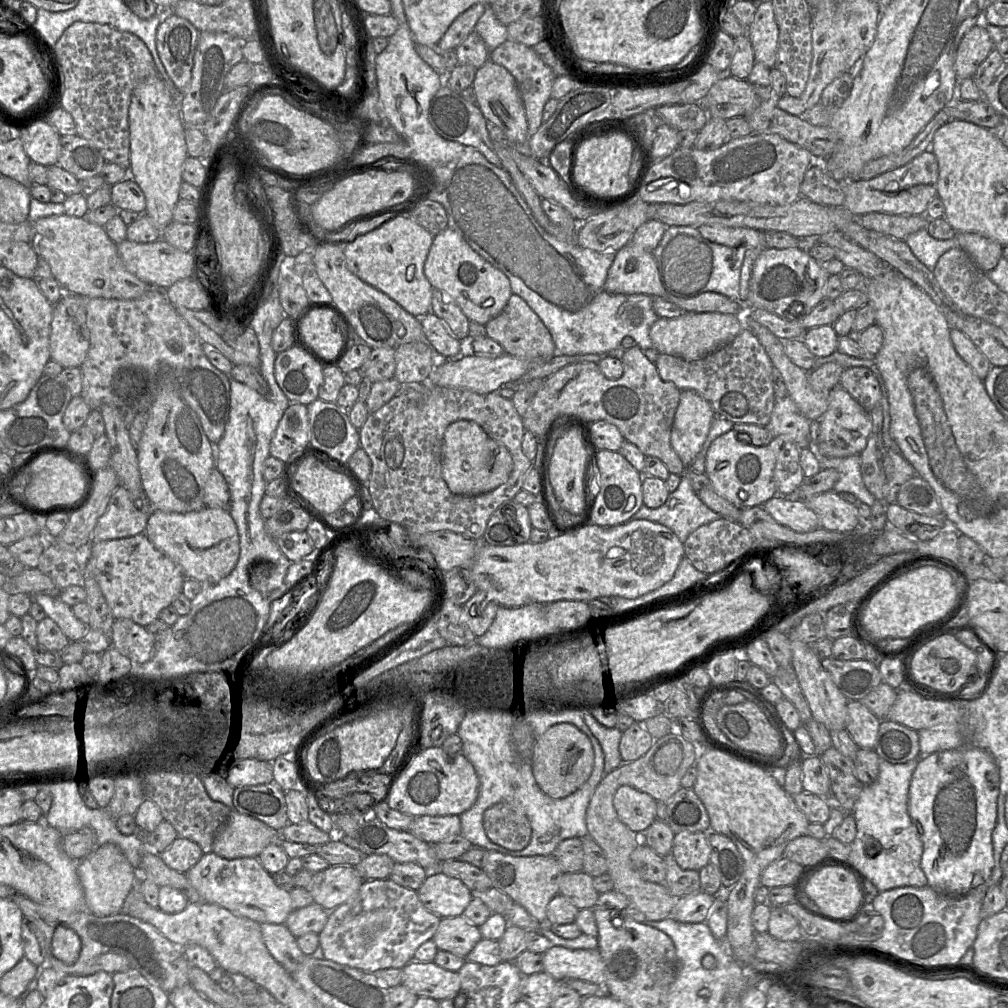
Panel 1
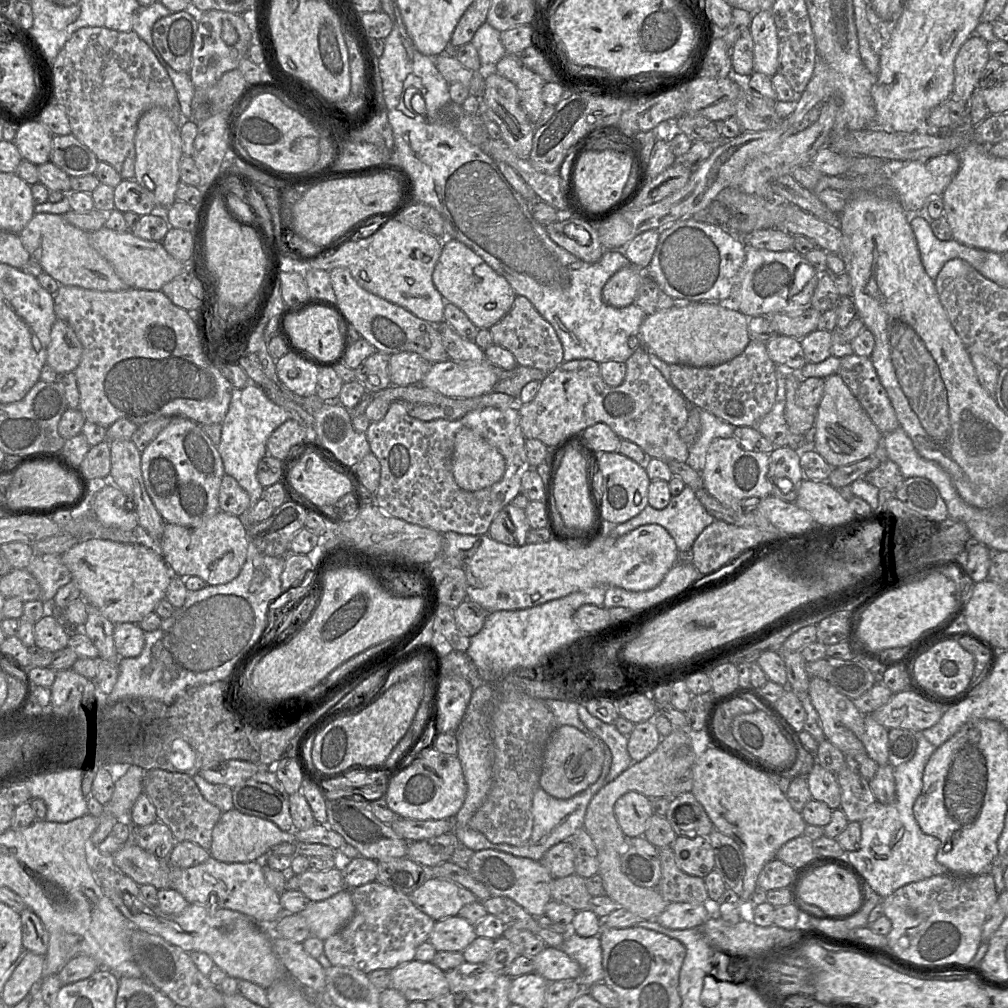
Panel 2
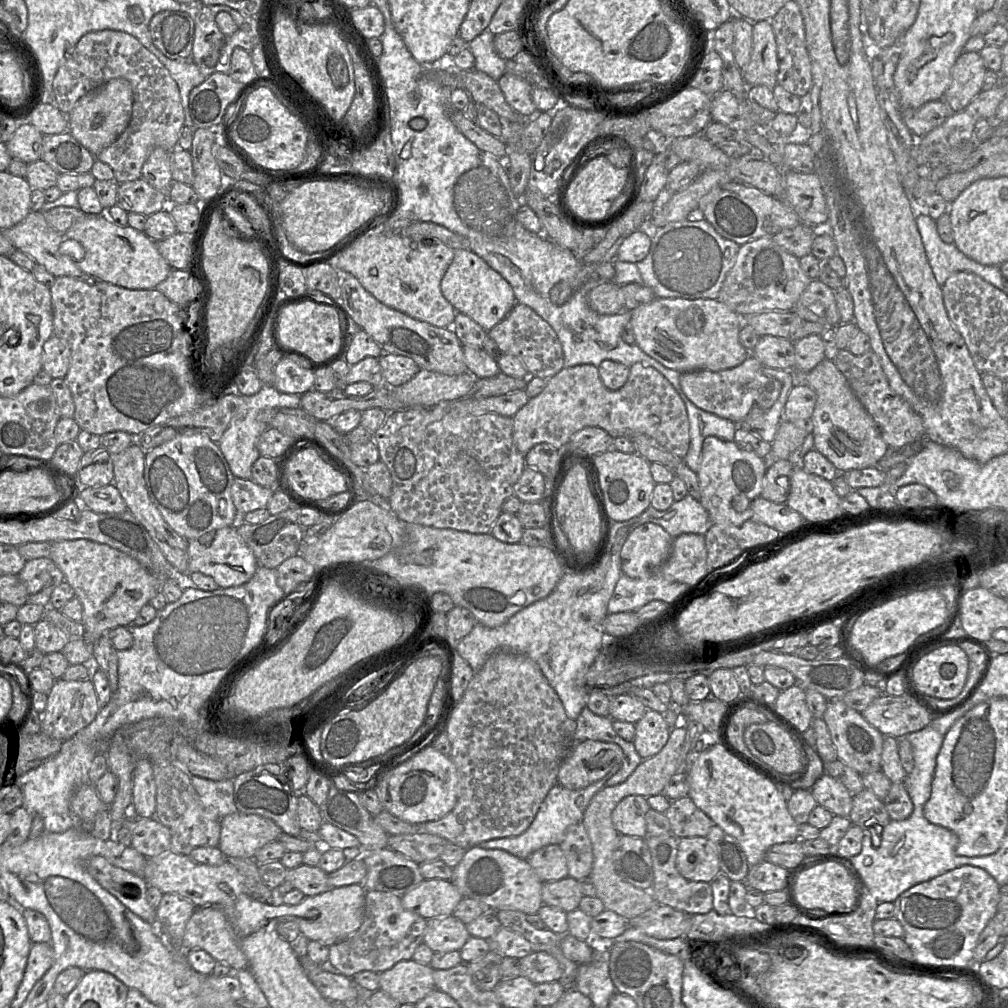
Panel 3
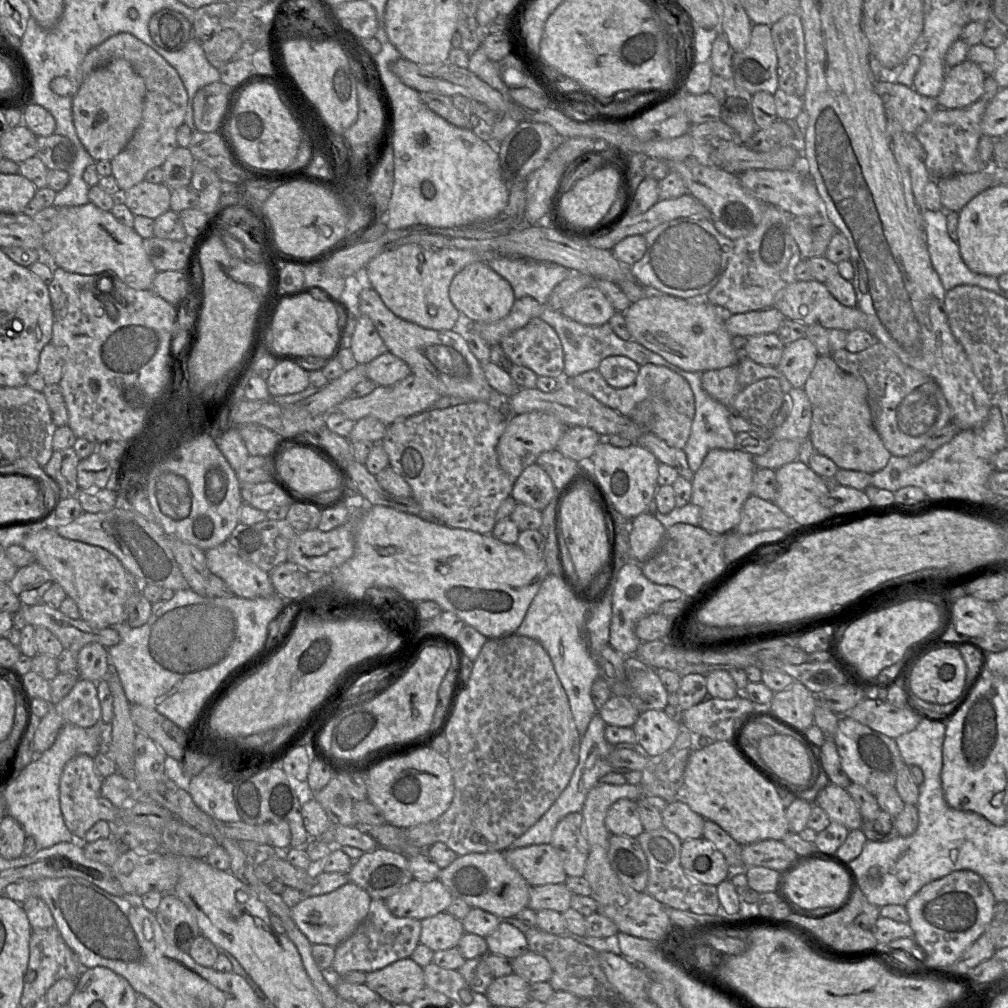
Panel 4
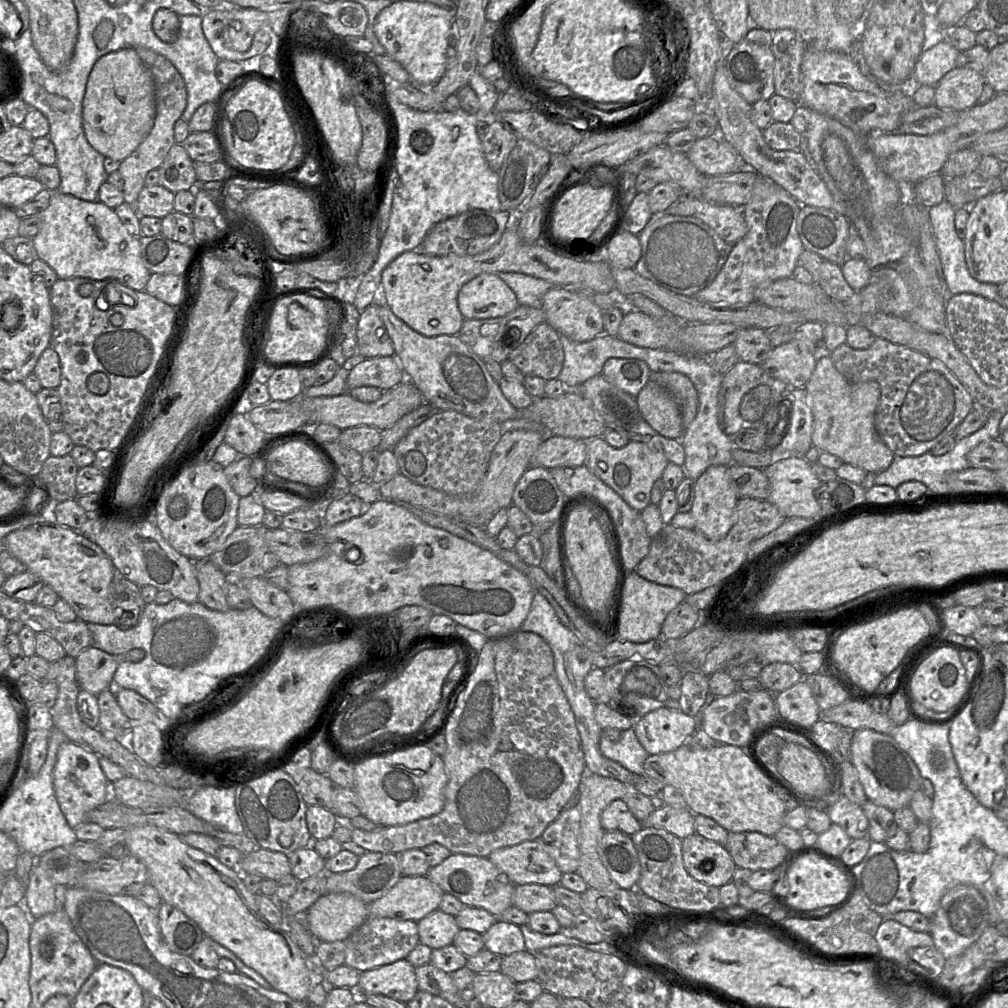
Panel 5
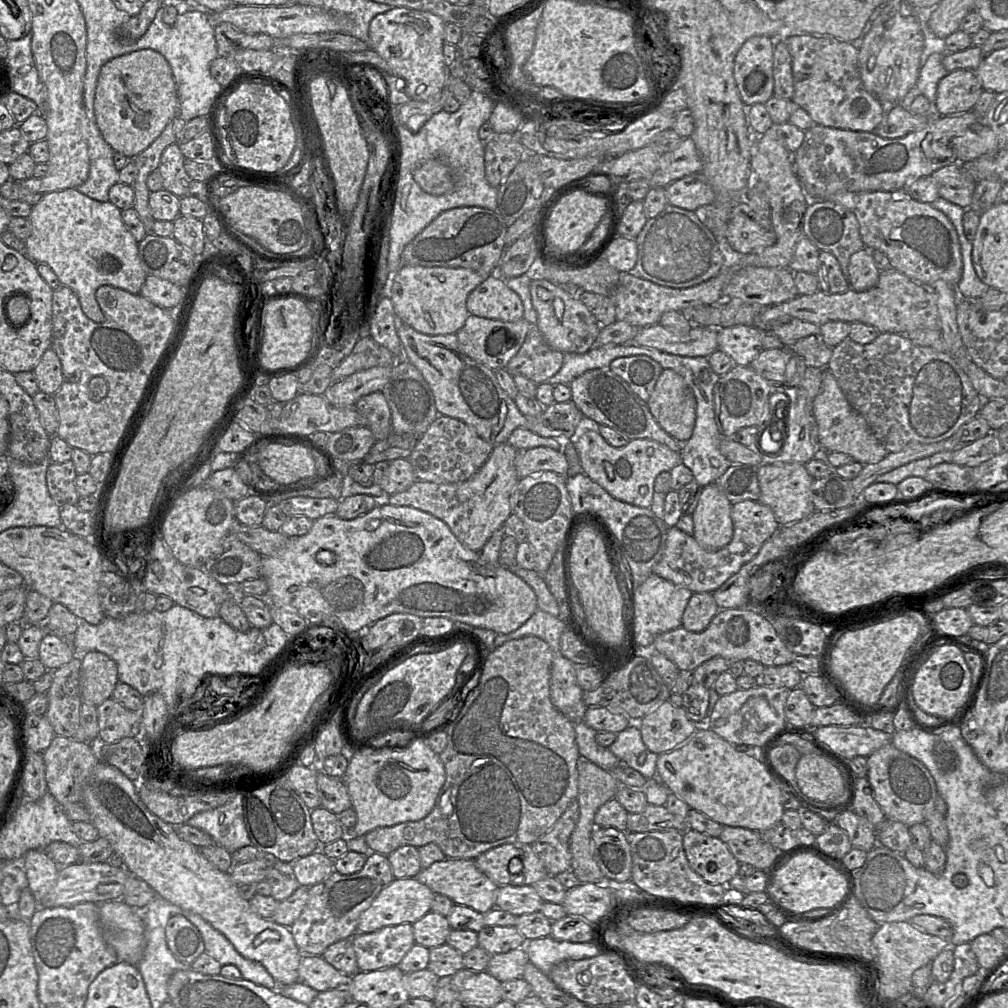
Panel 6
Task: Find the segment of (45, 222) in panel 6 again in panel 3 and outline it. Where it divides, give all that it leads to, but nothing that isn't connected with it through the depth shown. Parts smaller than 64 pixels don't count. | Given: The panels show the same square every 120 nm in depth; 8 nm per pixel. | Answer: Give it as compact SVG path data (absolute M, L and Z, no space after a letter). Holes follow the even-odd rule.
M106 213L105 215L87 215L85 220L77 221L65 233L67 238L77 241L84 249L84 257L77 263L77 266L95 279L131 290L155 289L172 271L172 268L159 253L155 241L145 235L144 232L138 231L129 225L126 227L115 225Z

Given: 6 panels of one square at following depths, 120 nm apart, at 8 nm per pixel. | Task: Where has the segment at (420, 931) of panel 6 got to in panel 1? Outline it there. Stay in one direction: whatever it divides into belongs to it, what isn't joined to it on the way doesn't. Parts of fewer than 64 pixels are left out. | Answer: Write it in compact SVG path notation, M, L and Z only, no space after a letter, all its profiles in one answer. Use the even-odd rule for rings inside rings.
M464 916L442 918L432 940L439 950L466 958L482 939L480 928Z

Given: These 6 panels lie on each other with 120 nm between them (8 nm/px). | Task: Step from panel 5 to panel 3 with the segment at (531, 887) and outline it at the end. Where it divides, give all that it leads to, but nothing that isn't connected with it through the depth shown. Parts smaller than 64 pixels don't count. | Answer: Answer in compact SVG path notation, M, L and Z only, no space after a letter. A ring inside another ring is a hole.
M569 876L559 881L544 883L542 887L543 904L565 913L579 909L583 897L579 882Z

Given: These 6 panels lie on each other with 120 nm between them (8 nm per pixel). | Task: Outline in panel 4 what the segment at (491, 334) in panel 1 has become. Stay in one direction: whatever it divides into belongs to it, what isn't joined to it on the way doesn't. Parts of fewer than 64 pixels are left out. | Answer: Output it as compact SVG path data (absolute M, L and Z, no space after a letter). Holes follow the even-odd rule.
M539 317L503 337L500 346L513 364L527 367L538 376L564 376L564 352L559 336Z

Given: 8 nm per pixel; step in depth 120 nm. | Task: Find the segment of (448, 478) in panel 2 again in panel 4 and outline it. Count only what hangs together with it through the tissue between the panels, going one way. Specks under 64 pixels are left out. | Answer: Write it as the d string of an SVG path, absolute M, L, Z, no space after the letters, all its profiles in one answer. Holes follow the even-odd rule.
M474 401L426 410L388 425L382 446L388 454L390 466L411 487L413 499L432 513L438 522L453 528L491 534L496 524L496 511L511 496L515 482L500 467L496 452L510 416L486 402Z

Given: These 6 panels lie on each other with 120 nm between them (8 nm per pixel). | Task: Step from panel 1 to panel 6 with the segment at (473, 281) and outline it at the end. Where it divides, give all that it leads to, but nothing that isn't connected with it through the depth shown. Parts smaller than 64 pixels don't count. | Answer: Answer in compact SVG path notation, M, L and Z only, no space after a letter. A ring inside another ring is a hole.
M497 273L490 274L468 295L466 308L472 315L504 322L518 321L524 314L521 298Z

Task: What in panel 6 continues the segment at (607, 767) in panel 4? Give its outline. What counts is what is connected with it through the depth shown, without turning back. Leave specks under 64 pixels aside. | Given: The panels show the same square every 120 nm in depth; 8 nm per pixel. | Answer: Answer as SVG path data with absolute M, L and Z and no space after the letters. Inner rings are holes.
M632 722L618 733L609 749L621 762L641 773L646 779L657 779L656 762L659 755L648 750L637 724Z

